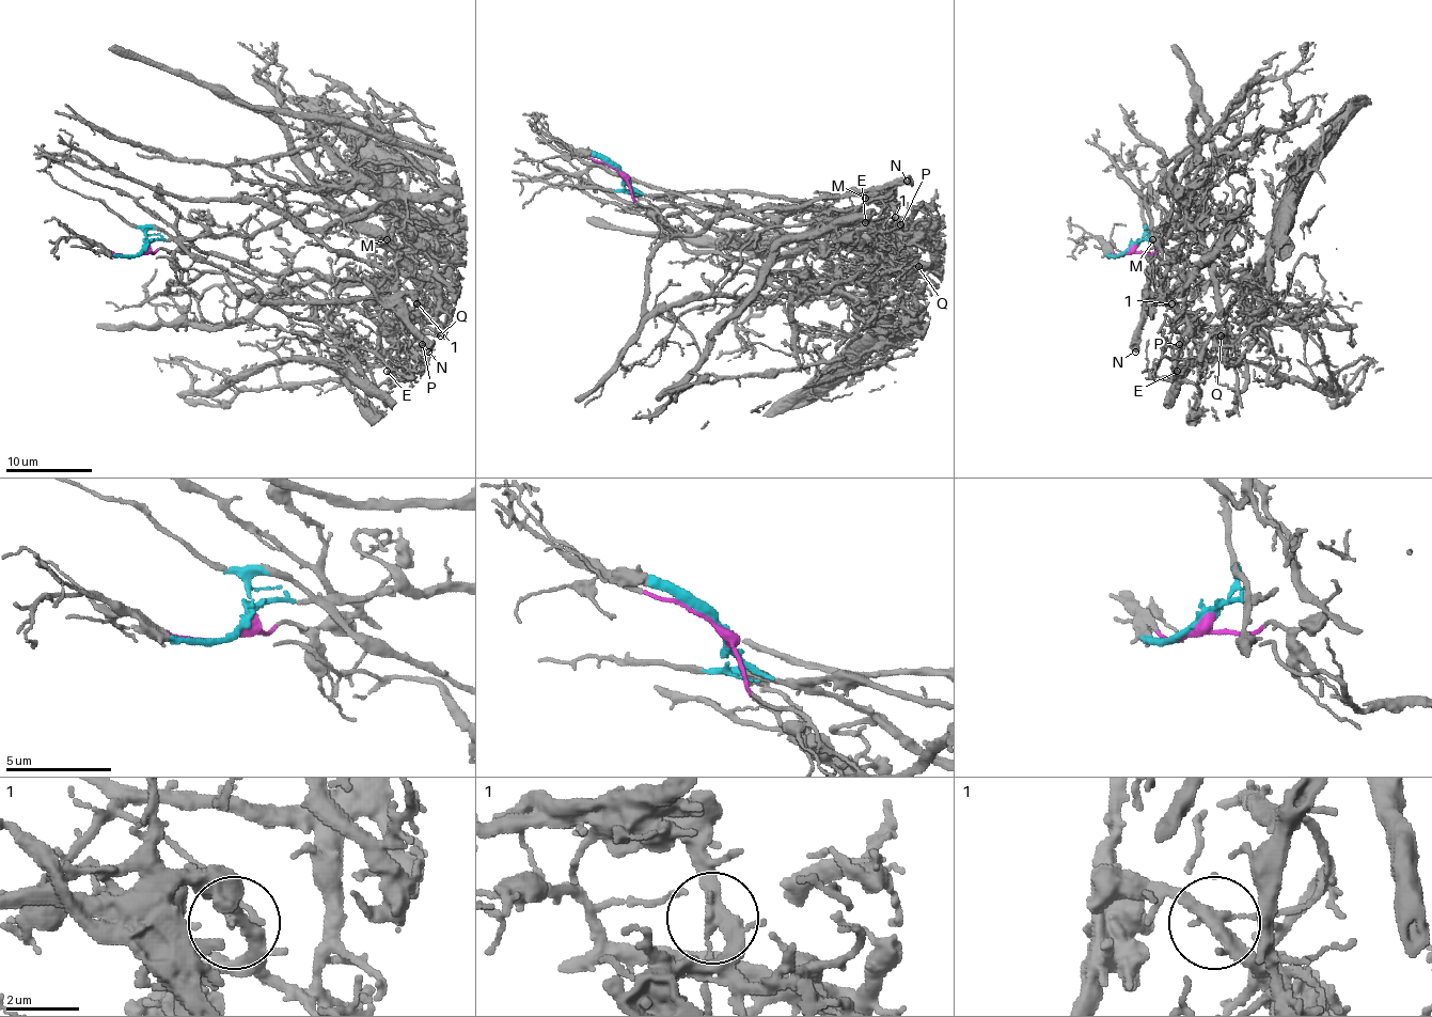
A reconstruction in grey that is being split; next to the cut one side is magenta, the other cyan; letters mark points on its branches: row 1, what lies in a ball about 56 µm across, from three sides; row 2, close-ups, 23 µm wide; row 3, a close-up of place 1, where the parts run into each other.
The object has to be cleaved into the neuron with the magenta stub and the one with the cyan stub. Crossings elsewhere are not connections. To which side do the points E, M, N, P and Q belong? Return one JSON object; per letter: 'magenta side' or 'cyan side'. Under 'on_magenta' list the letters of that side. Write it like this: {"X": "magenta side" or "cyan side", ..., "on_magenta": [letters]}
{"E": "cyan side", "M": "cyan side", "N": "cyan side", "P": "cyan side", "Q": "magenta side", "on_magenta": ["Q"]}

